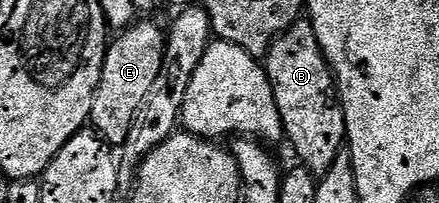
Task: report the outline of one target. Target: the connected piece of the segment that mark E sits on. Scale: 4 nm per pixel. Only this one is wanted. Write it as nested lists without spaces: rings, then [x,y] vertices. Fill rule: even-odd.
[[[144,19],[130,25],[111,42],[104,57],[102,79],[96,89],[96,98],[92,104],[90,125],[105,142],[112,147],[123,147],[136,126],[136,116],[144,108],[150,95],[150,87],[164,66],[164,48],[166,33],[154,22]],[[141,24],[141,25],[140,25]],[[93,125],[93,126],[92,126]]]

